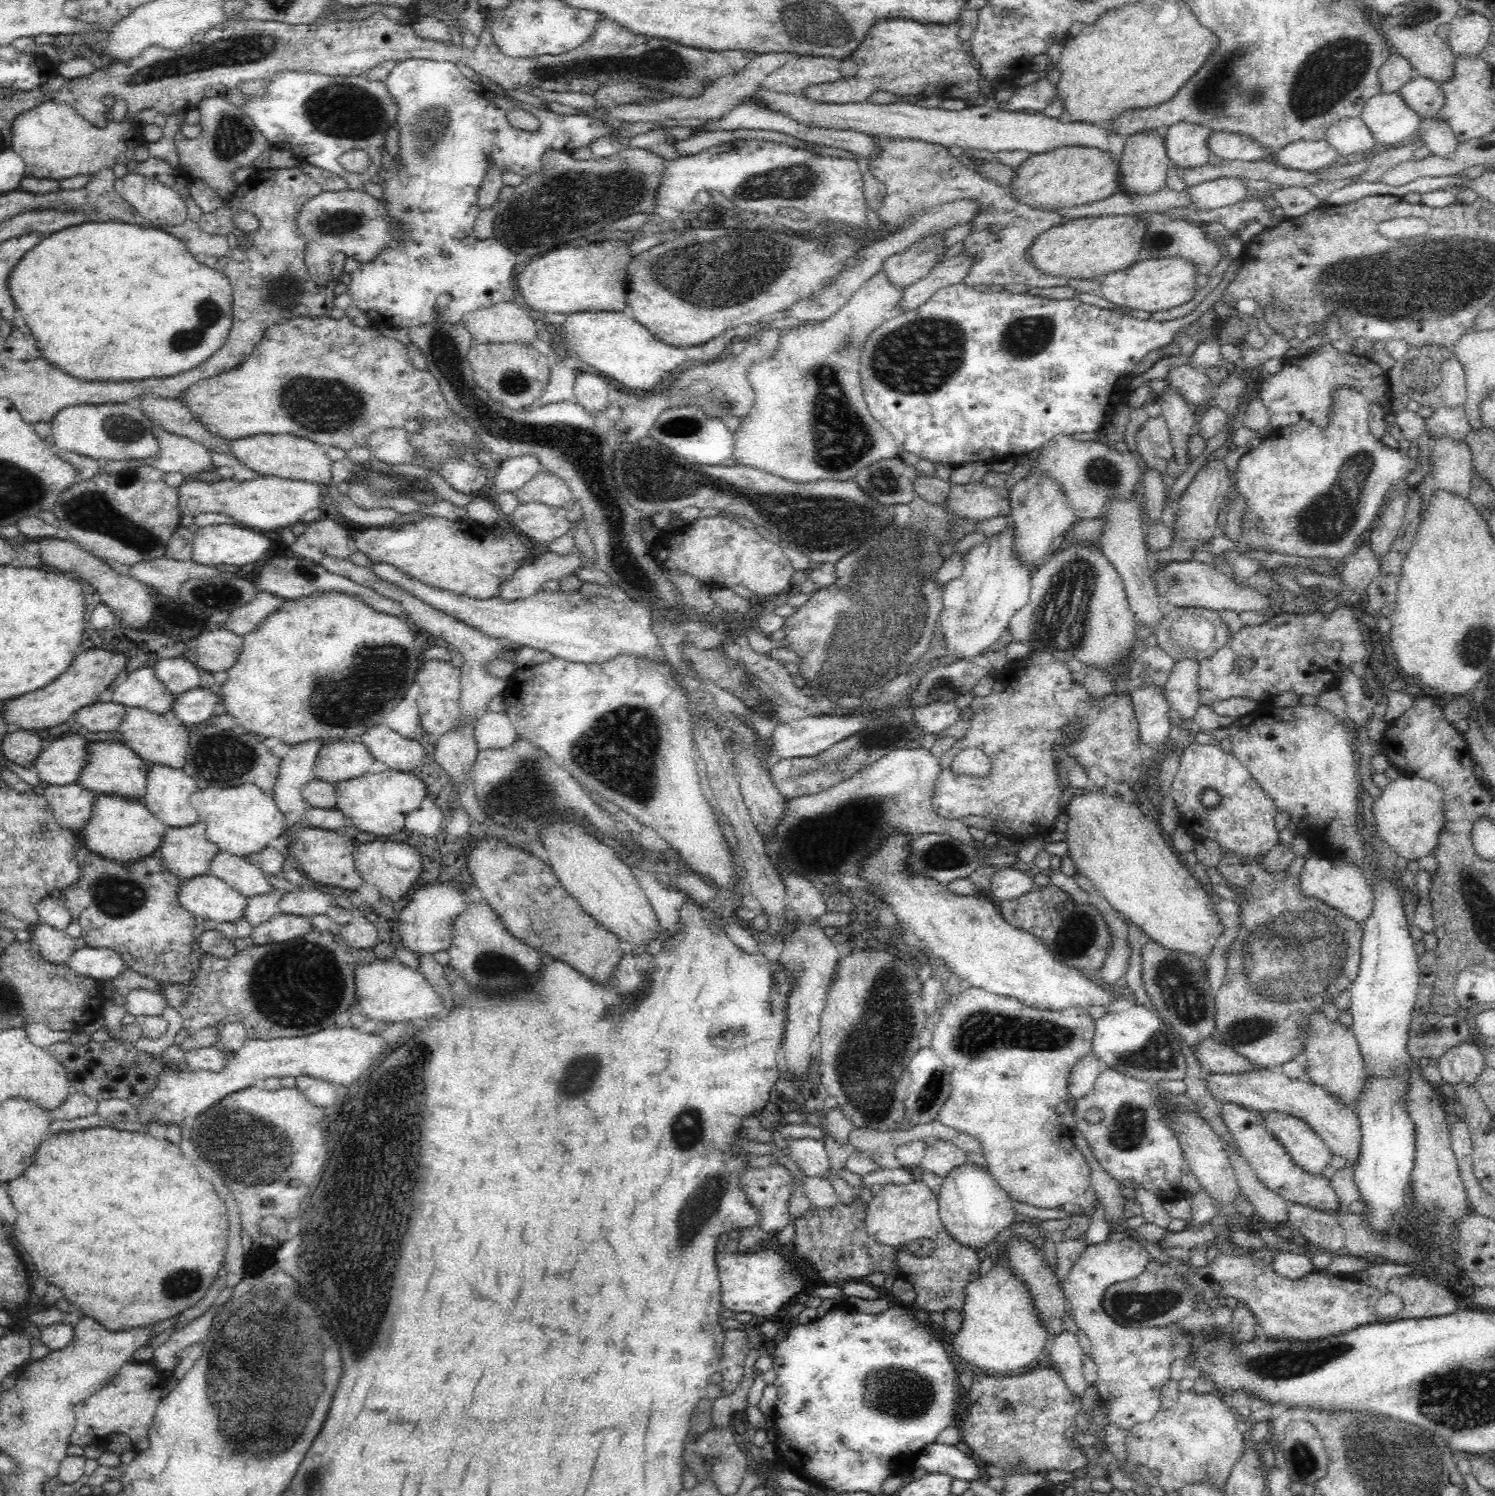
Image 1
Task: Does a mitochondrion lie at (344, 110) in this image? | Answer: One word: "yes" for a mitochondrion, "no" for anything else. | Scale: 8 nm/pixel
yes

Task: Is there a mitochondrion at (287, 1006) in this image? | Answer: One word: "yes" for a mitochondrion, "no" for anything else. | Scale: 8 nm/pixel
yes

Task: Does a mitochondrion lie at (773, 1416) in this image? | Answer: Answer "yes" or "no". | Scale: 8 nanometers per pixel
no

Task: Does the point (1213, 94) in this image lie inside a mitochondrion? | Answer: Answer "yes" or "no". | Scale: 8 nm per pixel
yes

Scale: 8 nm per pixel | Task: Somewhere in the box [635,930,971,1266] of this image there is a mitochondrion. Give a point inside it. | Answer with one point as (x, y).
(869, 1076)

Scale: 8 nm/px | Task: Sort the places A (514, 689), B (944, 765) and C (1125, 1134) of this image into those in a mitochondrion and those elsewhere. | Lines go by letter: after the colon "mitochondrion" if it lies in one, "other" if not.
A: other
B: other
C: mitochondrion

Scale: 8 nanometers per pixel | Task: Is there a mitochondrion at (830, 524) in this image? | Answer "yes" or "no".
yes

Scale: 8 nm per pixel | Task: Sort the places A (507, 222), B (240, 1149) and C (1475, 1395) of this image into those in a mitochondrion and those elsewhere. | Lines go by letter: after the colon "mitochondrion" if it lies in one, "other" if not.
A: mitochondrion
B: mitochondrion
C: mitochondrion

